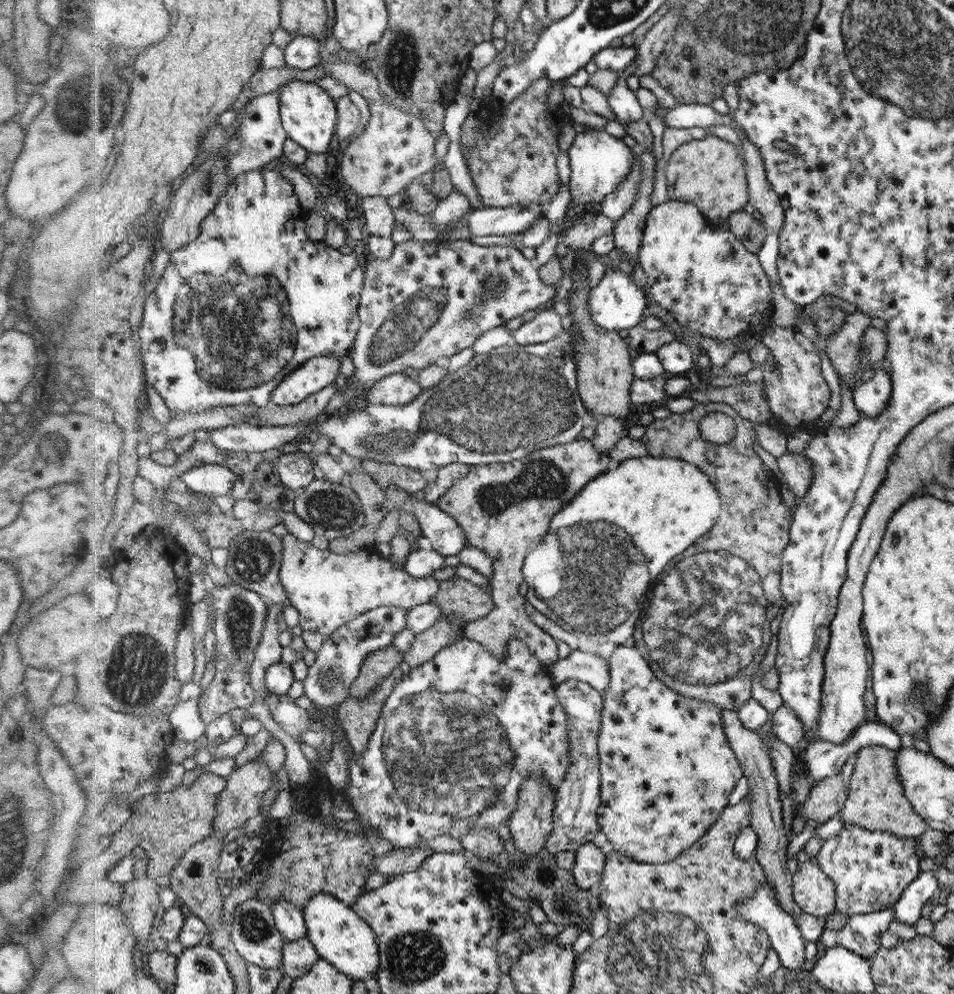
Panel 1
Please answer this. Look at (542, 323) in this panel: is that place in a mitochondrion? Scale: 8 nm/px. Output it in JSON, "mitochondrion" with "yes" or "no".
{"mitochondrion":"no"}

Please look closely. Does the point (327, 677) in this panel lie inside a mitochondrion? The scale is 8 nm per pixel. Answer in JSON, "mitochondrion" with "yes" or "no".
{"mitochondrion":"yes"}

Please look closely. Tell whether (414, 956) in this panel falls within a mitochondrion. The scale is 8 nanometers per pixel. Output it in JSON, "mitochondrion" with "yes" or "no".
{"mitochondrion":"yes"}

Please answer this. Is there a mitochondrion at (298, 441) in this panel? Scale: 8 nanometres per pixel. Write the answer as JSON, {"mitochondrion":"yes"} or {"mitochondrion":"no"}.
{"mitochondrion":"no"}

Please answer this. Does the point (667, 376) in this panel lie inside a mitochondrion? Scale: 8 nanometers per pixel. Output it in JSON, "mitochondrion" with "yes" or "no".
{"mitochondrion":"no"}

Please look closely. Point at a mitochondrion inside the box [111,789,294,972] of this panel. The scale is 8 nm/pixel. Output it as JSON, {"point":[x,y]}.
{"point":[253,926]}

